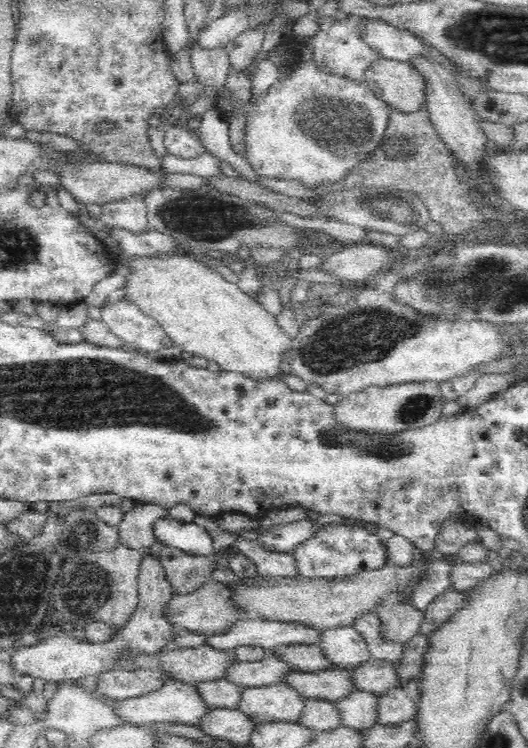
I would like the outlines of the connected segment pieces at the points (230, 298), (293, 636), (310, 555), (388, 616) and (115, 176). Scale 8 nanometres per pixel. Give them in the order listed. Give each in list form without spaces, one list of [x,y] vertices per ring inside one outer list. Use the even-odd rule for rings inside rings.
[[[118,252],[117,260],[122,260],[124,268],[131,268],[132,273],[125,283],[125,299],[137,304],[142,312],[150,316],[184,354],[205,358],[215,362],[220,370],[245,374],[252,380],[281,380],[282,363],[289,353],[290,362],[292,340],[286,336],[276,323],[276,316],[268,314],[249,294],[236,283],[228,282],[200,257],[190,254],[172,253],[171,255],[128,256]]]
[[[259,618],[258,620],[246,620],[236,623],[227,633],[211,635],[206,644],[220,650],[233,651],[239,646],[261,646],[272,652],[275,648],[292,645],[319,645],[323,639],[323,631],[313,626],[298,622],[269,621]]]
[[[328,521],[328,526],[322,532],[317,532],[311,539],[300,543],[292,555],[296,559],[296,576],[304,578],[351,577],[384,568],[388,564],[386,551],[376,536],[354,524],[334,526],[332,521]]]
[[[392,599],[384,601],[377,608],[377,615],[383,624],[383,636],[406,644],[421,632],[425,611]]]
[[[104,161],[103,163],[84,164],[84,166],[80,166],[80,170],[64,170],[60,180],[62,180],[62,186],[72,194],[77,202],[102,206],[112,201],[121,201],[130,197],[145,197],[156,188],[166,187],[163,184],[168,175],[169,173],[162,166],[158,170],[150,171],[148,168],[133,166],[132,164],[114,164]]]

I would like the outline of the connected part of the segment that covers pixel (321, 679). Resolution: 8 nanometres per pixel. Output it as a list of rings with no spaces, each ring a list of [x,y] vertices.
[[[339,667],[317,673],[301,673],[296,670],[285,678],[285,682],[306,699],[318,698],[336,702],[359,690],[355,687],[354,671],[355,669]]]

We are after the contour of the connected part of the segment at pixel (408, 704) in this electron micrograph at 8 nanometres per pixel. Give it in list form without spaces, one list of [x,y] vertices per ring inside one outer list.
[[[396,687],[379,695],[376,722],[394,726],[410,720],[415,713],[415,700],[408,696],[405,687]]]

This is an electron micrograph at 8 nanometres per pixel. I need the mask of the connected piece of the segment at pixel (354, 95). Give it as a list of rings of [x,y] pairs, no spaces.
[[[302,64],[296,74],[290,78],[290,80],[284,80],[284,82],[276,82],[266,98],[262,100],[262,104],[258,104],[256,108],[252,108],[250,104],[246,106],[248,114],[246,114],[245,122],[245,144],[246,144],[246,159],[251,164],[256,174],[266,178],[276,178],[278,180],[297,180],[302,185],[309,189],[318,188],[322,184],[330,184],[335,182],[341,182],[343,178],[346,178],[356,167],[359,167],[364,161],[367,161],[380,146],[386,144],[385,134],[387,131],[387,124],[392,116],[392,110],[390,106],[383,102],[380,98],[375,96],[371,87],[367,86],[367,83],[360,83],[360,81],[350,80],[348,77],[342,75],[336,75],[334,72],[328,72],[326,70],[318,70],[314,64]]]

